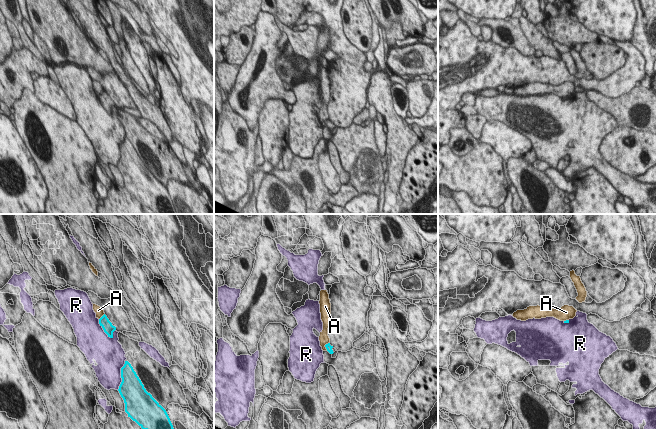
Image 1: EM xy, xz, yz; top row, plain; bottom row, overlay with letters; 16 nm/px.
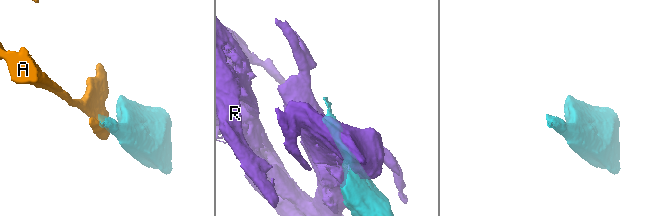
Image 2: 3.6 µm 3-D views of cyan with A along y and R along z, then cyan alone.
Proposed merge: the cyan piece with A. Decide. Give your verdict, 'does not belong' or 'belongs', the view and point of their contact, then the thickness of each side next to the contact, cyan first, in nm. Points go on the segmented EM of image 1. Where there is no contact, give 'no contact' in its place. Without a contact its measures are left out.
does not belong | xy (102, 316) | 170/140 nm

